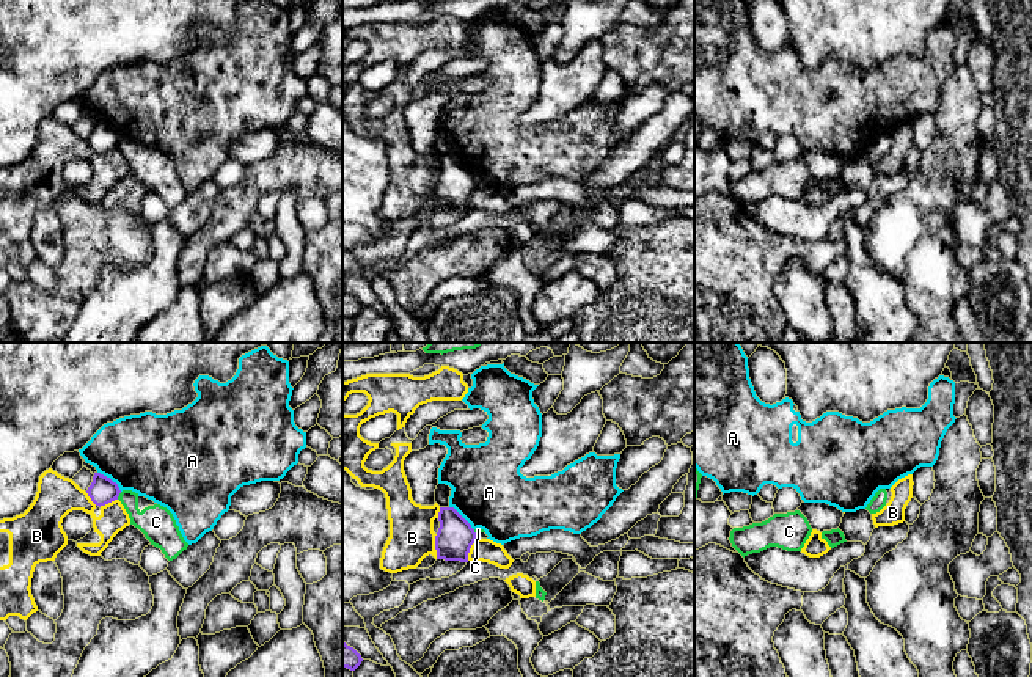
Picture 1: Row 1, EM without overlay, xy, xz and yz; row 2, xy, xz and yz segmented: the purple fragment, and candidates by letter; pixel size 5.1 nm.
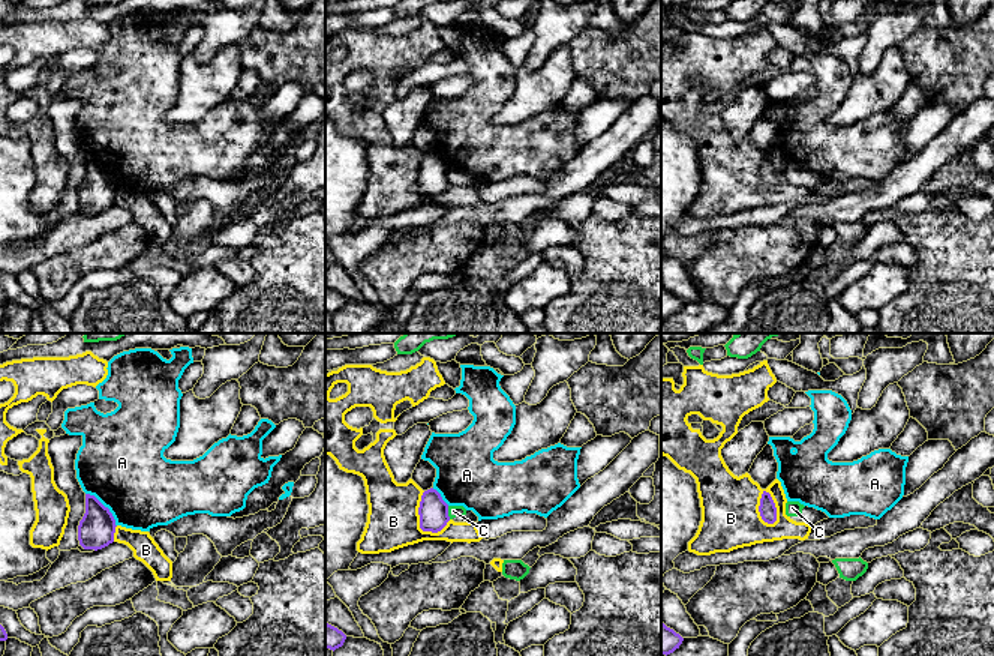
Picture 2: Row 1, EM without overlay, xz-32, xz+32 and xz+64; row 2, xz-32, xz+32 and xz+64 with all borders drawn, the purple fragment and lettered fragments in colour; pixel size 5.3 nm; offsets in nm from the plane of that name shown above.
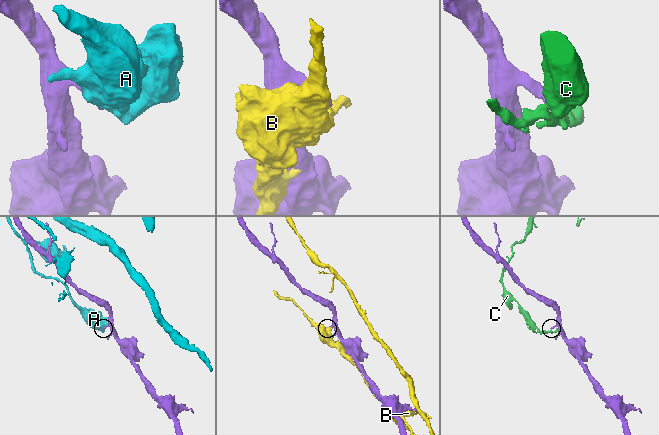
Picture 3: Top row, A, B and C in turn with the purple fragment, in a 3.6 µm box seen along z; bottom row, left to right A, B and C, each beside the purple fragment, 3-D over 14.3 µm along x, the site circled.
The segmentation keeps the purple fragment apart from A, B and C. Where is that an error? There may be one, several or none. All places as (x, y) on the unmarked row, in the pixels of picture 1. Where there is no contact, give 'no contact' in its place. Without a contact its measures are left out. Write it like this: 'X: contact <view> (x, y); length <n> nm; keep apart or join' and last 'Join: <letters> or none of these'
A: contact xy (109, 126); length 160 nm; keep apart
B: contact xz (435, 195); length 130 nm; keep apart
C: contact xy (118, 143); length 50 nm; keep apart
Join: none of these

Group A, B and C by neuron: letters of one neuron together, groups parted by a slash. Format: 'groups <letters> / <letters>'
groups A / B / C

